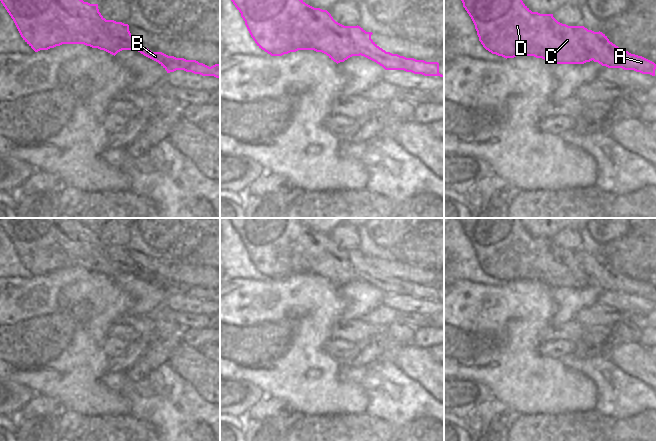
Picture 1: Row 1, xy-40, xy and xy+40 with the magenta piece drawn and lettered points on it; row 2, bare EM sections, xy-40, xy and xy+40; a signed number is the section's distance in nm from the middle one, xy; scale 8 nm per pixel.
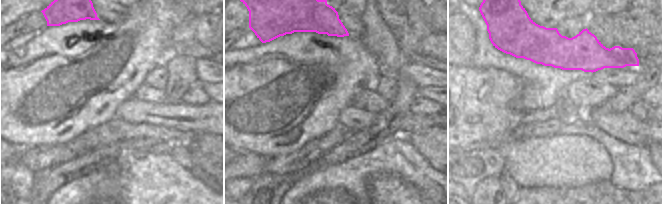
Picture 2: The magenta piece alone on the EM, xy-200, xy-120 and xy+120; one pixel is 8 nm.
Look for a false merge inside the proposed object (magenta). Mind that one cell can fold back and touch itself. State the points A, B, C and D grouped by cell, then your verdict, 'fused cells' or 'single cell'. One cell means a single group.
groups A B / C D; fused cells

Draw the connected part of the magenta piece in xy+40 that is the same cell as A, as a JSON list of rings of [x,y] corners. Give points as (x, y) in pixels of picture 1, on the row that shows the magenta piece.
[[[575,26],[575,31],[594,62],[608,68],[634,70],[642,74],[655,76],[656,64],[654,62],[622,50],[610,42],[602,32],[594,32],[584,26]]]

